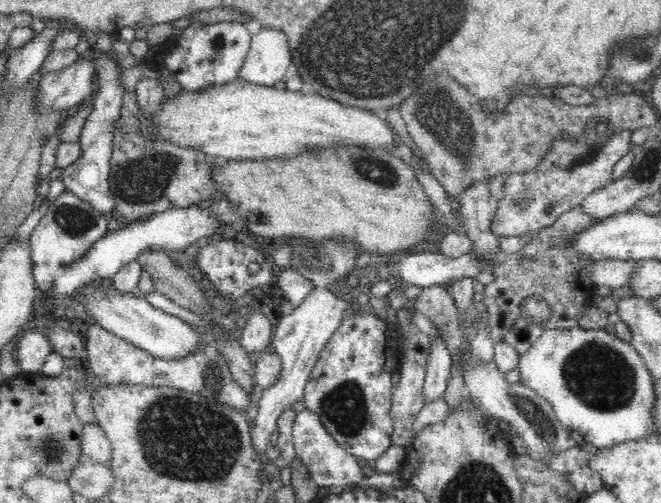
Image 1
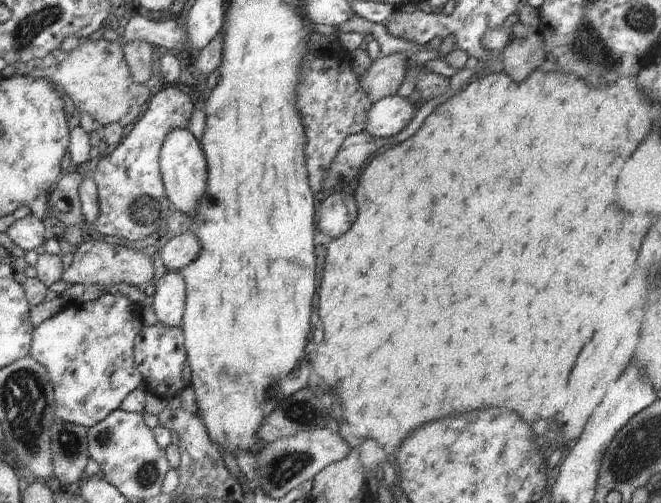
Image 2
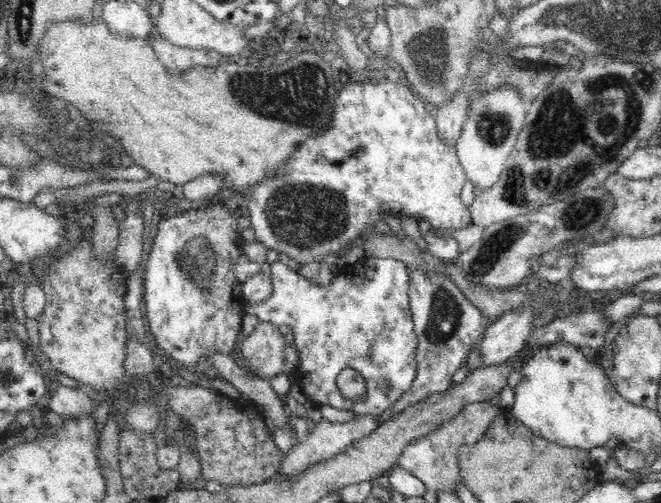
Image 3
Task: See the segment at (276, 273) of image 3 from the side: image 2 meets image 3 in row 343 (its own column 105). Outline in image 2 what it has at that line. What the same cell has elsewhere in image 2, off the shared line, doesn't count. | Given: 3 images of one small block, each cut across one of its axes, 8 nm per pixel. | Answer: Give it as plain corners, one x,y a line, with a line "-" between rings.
120,293
101,295
98,299
87,301
85,303
81,302
70,302
65,304
63,309
42,322
35,327
33,330
33,338
31,342
31,349
29,355
42,366
46,367
46,372
48,372
48,378
50,378
50,384
52,384
52,390
54,396
54,414
64,423
78,424
78,426
83,426
84,428
92,428
95,424
98,424
101,420
104,420
112,411
120,409
122,401
132,392
143,385
143,378
138,370
137,364
134,362
134,339
140,329
142,328
142,307
130,301
130,298
123,296

